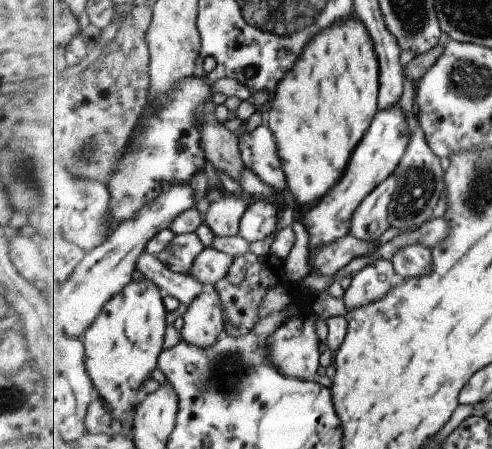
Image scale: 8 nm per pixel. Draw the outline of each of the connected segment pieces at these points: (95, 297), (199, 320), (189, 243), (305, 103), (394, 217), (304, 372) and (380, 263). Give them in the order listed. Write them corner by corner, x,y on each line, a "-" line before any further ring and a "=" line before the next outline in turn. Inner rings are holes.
191,183
175,184
167,192
162,192
159,198
155,198
151,204
147,204
142,211
135,215
134,219
125,220
119,224
108,236
107,240
88,251
81,264
74,270
69,280
57,290
49,290
43,293
43,298
49,303
49,321
46,327
49,329
59,328
63,334
71,338
83,339
85,333
95,320
101,316
107,302
121,294
125,286
133,282
133,272
137,271
137,262
141,254
146,252
147,243
183,212
187,212
195,206
195,190
-
57,303
59,303
59,321
57,321
=
215,286
205,288
205,292
193,300
182,316
181,340
197,348
213,348
219,342
219,334
225,329
223,310
218,289
=
195,233
176,235
173,242
158,257
173,272
188,274
197,256
203,252
205,246
=
354,15
311,40
299,64
278,84
267,124
279,136
279,158
287,166
287,184
296,203
304,208
315,205
343,178
353,150
379,112
381,78
375,40
367,24
=
419,130
413,134
409,141
407,152
401,159
401,164
397,166
394,174
397,176
398,185
395,189
391,206
389,206
389,224
392,228
406,233
413,226
420,227
431,220
431,214
435,206
439,204
441,192
446,186
446,162
442,161
433,150
425,132
=
295,306
295,314
269,337
265,337
264,341
269,348
270,363
274,365
283,376
291,378
299,378
299,380
310,380
317,376
319,370
319,358
321,358
321,340
317,336
315,330
315,320
307,320
307,322
299,322
299,309
=
372,259
369,266
353,275
353,280
344,291
343,299
348,310
357,310
371,302
379,302
391,292
398,275
390,260

